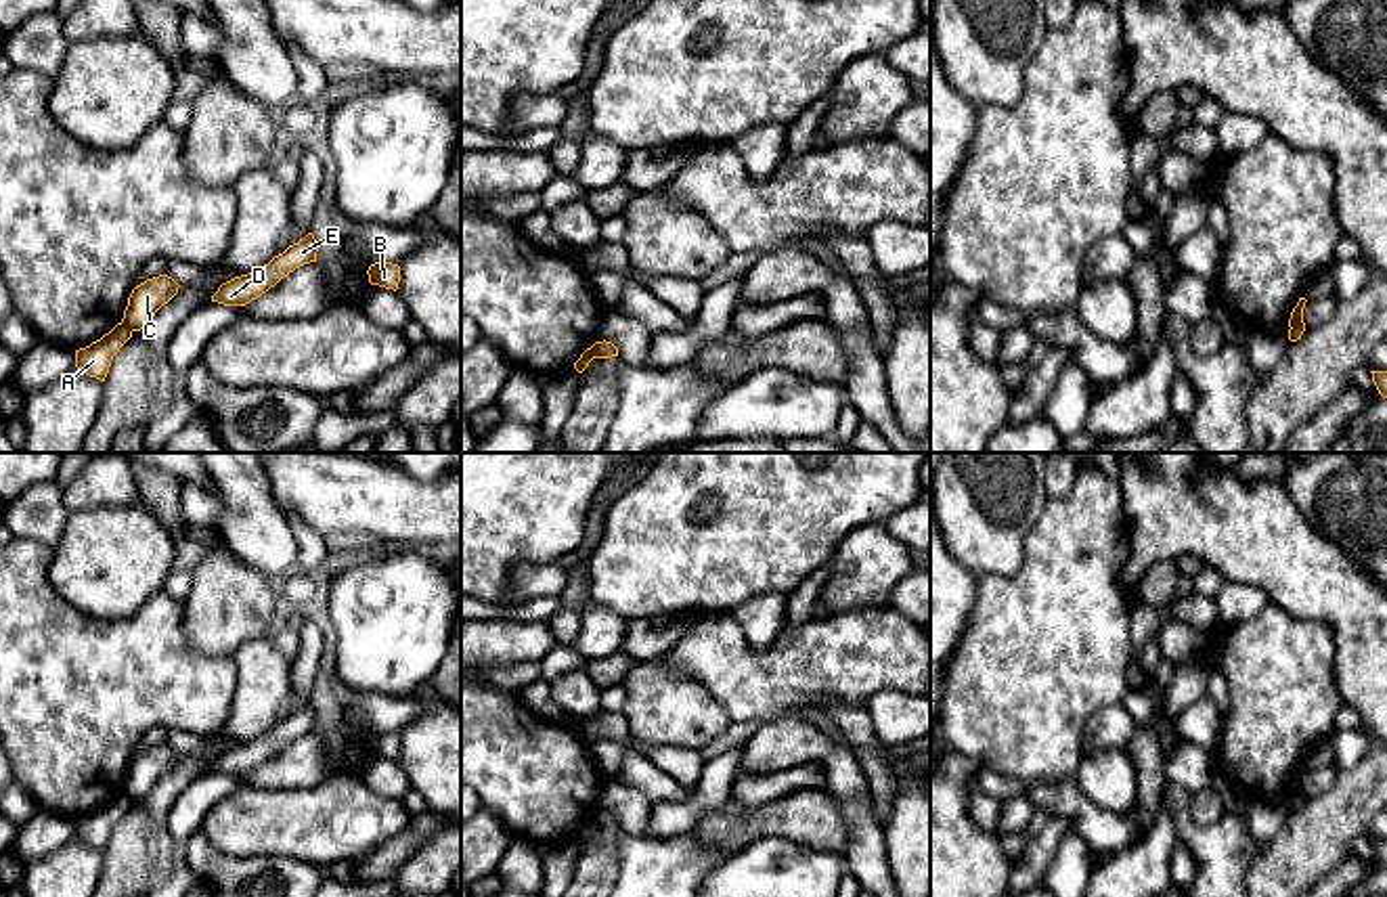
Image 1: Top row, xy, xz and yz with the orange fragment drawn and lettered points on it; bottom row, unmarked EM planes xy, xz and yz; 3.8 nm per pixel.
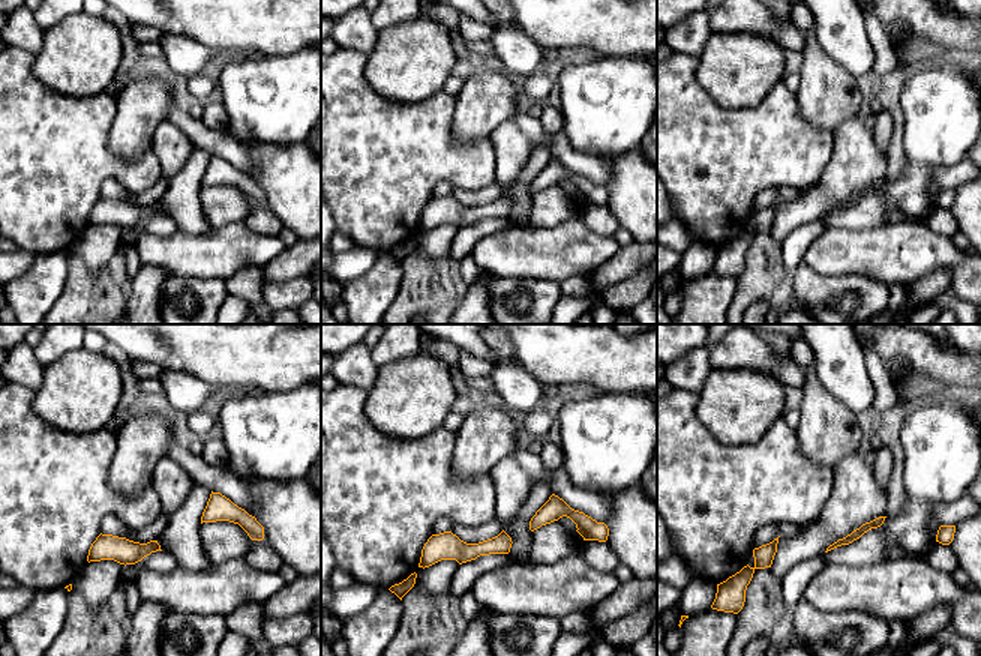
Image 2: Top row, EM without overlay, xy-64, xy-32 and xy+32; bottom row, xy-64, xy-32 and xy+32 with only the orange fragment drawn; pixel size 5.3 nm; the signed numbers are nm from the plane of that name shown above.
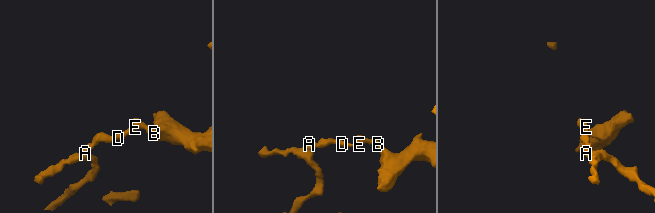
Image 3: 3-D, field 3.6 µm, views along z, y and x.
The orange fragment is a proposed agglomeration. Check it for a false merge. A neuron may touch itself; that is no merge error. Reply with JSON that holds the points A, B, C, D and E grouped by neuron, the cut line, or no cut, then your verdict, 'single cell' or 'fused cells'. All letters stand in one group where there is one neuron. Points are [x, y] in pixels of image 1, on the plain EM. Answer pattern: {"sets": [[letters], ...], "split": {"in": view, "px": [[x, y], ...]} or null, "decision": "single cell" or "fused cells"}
{"sets": [["A"], ["B", "C", "D", "E"]], "split": {"in": "xz", "px": [[591, 816], [596, 826]]}, "decision": "fused cells"}

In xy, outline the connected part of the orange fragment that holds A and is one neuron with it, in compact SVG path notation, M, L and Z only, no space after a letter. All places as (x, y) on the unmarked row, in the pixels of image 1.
M117 792L101 809L75 819L75 836L82 838L86 845L105 851L113 826L130 807L132 801L124 792Z

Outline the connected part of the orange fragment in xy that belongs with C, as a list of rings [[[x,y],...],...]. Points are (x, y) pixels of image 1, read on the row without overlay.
[[[168,744],[136,754],[128,767],[122,792],[130,801],[140,801],[149,794],[155,782],[178,763],[178,757],[180,754]]]

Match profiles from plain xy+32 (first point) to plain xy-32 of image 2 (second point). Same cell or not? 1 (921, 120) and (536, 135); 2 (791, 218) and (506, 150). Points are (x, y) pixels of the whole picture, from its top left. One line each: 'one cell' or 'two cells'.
1: two cells
2: one cell

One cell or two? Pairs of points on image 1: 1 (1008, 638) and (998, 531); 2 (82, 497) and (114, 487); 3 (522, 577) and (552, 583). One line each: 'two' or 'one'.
1: two
2: one
3: one

